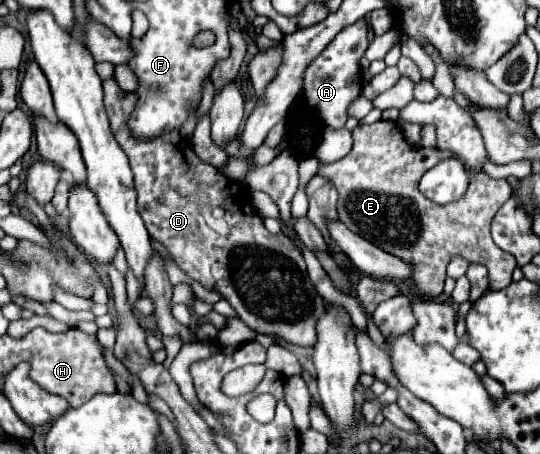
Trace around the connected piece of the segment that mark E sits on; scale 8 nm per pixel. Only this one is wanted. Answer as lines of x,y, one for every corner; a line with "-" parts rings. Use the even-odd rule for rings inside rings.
386,120
374,122
370,126
358,124
352,130
352,140
354,140
354,144
352,144
352,150
350,150
350,166
346,168
346,158
344,158
344,160
338,160
334,164
320,164
318,174
328,178
336,186
336,190
338,190
338,218
352,232
356,232
358,236
376,244
384,252
412,264
412,268
414,268
412,282
416,286
418,296
430,300
430,298
436,298
436,296
442,294
444,278
446,278
446,266
454,256
462,256
470,264
486,266
492,290
506,288
512,282
512,270
516,268
516,260
514,260
514,256
510,256
508,252
498,248
492,240
492,234
490,234
492,218
496,216
500,206
510,198
510,192
512,192
512,188
506,180
494,180
494,178
486,176
484,172
470,172
465,167
469,175
466,194
458,202
434,204
432,200
426,200
426,196
418,190
418,182
424,176
424,172
428,172
434,164
438,164
438,162
447,158
454,158
452,152
446,152
446,150
440,152
440,150
434,150
434,148
416,150
406,142
398,124
386,122

